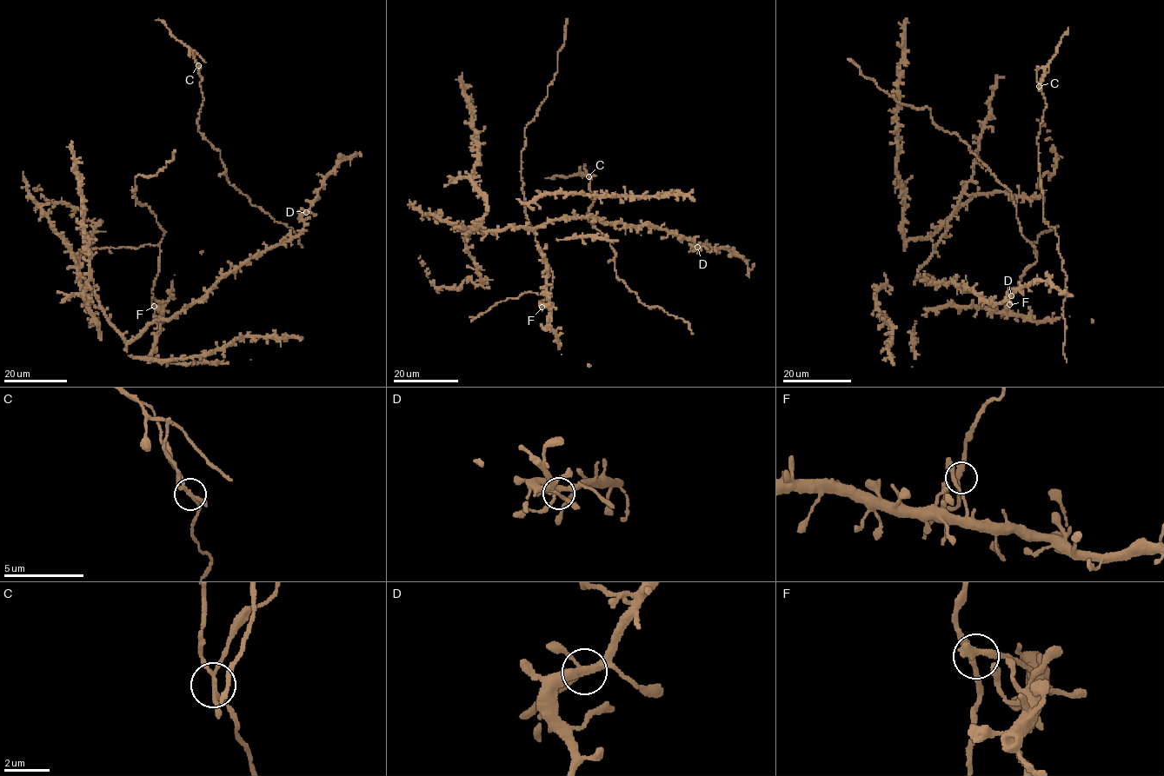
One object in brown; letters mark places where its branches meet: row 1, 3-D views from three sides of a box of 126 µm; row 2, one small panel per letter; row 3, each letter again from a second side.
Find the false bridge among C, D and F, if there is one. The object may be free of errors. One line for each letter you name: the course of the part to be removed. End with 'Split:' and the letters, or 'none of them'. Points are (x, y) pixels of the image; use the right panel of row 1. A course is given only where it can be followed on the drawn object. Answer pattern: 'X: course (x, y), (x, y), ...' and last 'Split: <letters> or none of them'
C: course (1039, 86), (1067, 27)
Split: C

